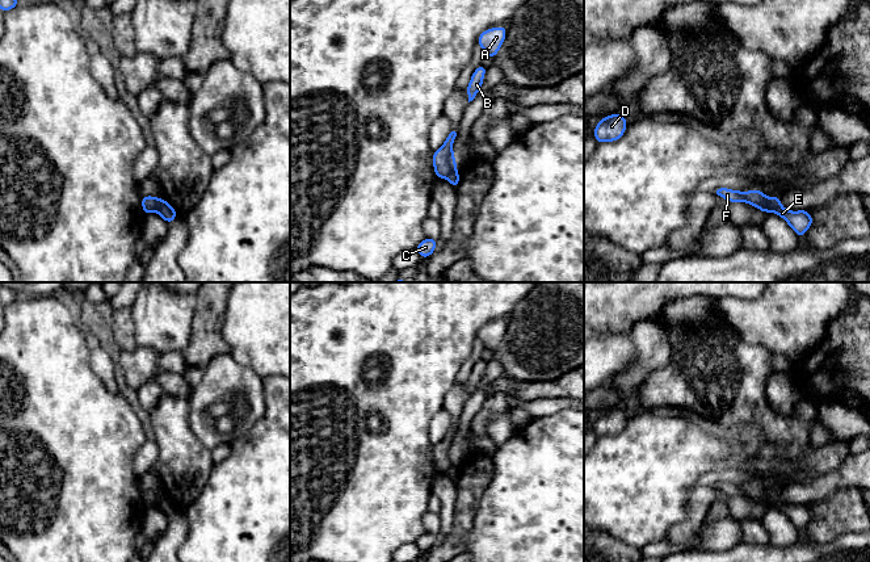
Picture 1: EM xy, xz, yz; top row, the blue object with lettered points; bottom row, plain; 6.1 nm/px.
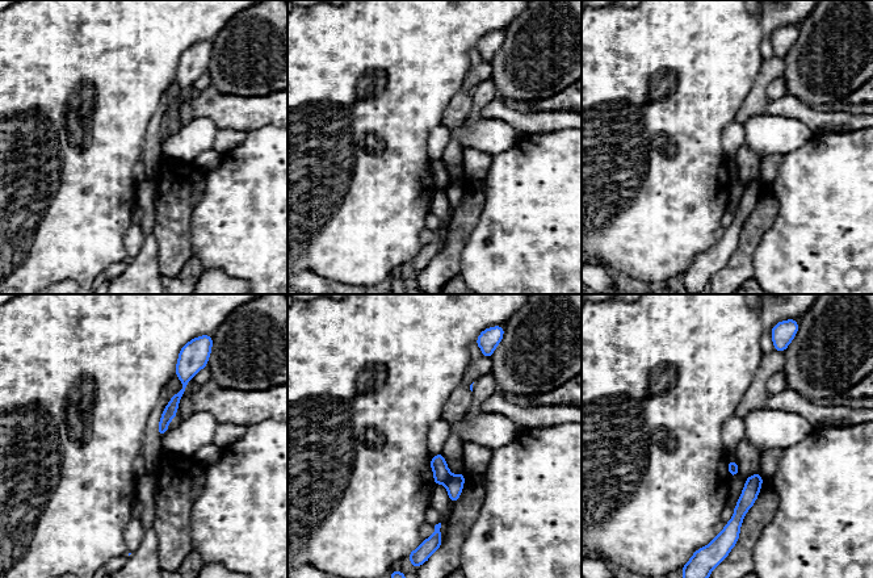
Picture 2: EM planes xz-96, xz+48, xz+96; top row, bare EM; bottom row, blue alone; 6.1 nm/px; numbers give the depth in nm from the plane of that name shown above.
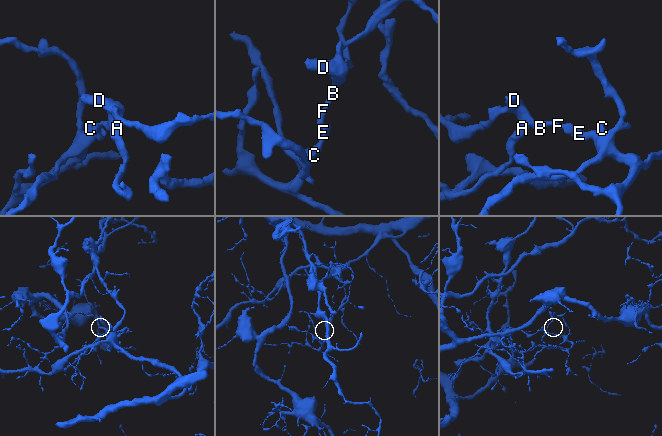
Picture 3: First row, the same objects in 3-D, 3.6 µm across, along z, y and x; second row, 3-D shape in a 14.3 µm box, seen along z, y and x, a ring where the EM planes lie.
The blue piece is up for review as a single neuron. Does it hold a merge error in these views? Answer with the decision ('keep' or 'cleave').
cleave

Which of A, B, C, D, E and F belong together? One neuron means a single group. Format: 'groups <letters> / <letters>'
groups A B D F / C E

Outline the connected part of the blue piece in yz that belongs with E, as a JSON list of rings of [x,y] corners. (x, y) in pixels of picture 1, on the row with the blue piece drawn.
[[[773,196],[770,198],[769,211],[776,213],[783,218],[798,236],[803,236],[806,231],[812,226],[812,215],[807,210],[786,210],[781,205],[778,196]]]

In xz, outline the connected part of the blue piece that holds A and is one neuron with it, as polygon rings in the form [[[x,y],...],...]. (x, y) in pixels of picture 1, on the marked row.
[[[497,26],[497,28],[484,30],[478,37],[476,42],[482,46],[486,56],[495,58],[505,37],[507,37],[505,26]]]

